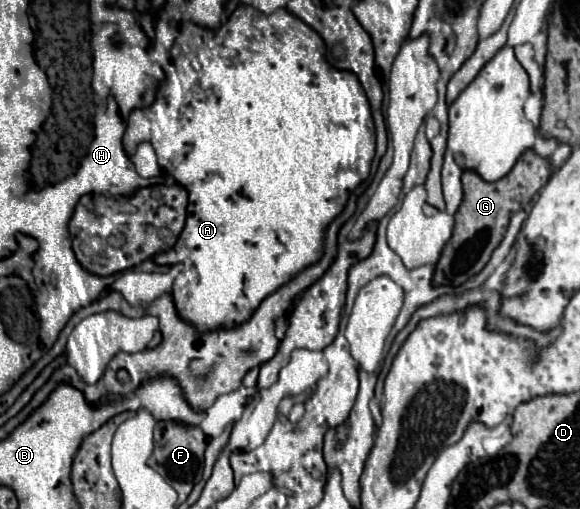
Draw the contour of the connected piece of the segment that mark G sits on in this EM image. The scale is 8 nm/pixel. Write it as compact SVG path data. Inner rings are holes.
M525 151L511 173L495 183L483 181L477 173L463 173L463 203L455 213L455 227L449 243L445 245L441 259L433 273L433 287L451 285L459 287L465 281L473 279L489 261L491 251L501 243L505 229L509 225L509 217L515 211L521 211L529 205L533 195L547 183L551 175L551 165L545 159L539 159L533 151Z

